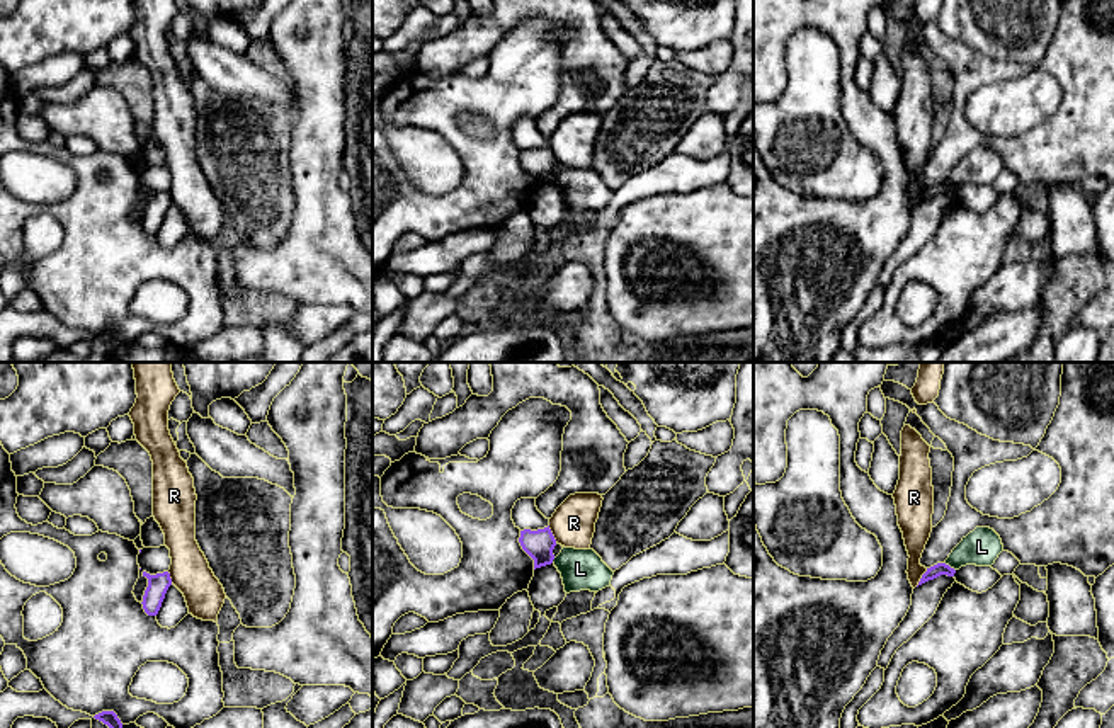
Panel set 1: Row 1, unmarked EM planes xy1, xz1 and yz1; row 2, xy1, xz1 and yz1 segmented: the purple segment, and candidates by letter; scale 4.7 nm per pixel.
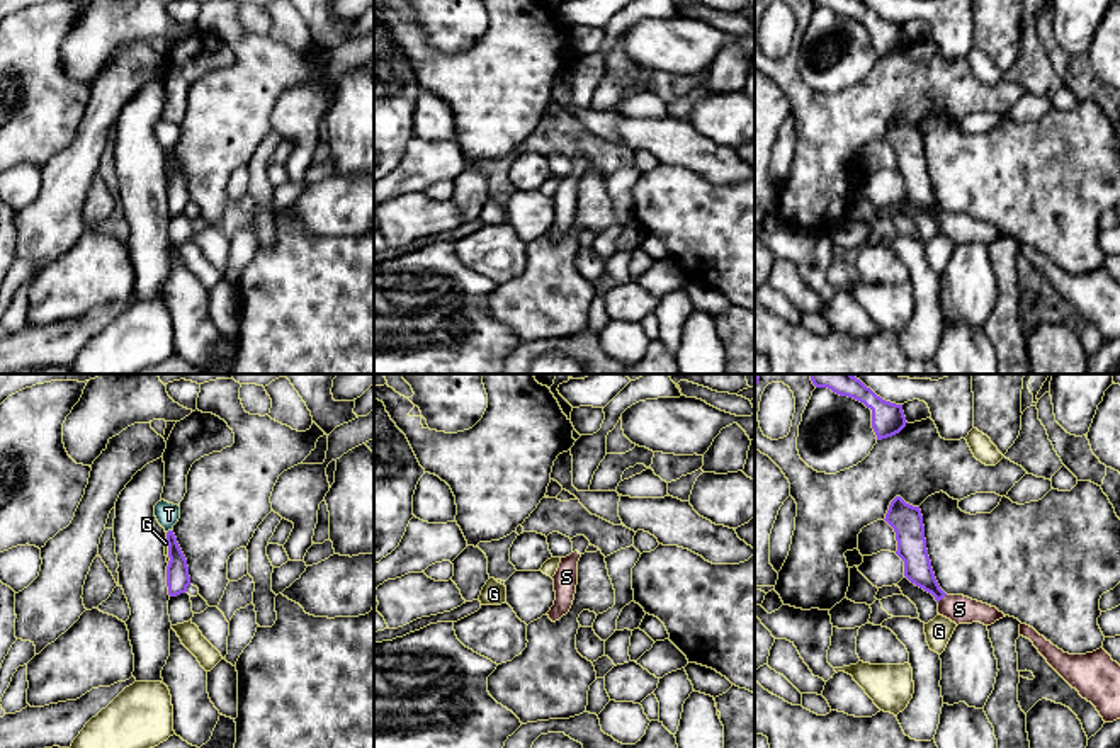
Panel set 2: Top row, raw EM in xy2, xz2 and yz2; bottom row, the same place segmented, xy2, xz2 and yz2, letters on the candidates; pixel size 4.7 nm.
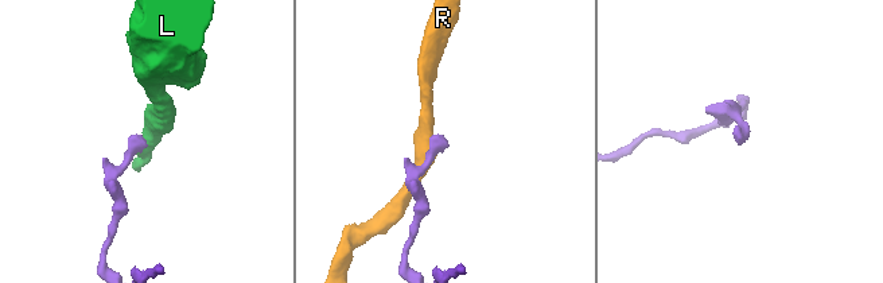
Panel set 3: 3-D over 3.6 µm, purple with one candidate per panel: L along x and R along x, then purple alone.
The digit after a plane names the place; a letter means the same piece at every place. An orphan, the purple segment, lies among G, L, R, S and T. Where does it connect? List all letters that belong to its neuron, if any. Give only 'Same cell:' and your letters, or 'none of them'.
Same cell: S

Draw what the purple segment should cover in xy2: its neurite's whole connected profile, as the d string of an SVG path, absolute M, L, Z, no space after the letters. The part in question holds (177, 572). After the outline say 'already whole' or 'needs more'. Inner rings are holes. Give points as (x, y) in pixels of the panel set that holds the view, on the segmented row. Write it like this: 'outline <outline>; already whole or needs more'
outline M173 530L167 532L167 544L170 558L167 566L167 586L168 595L177 597L180 593L185 593L187 586L190 585L189 566Z; already whole

